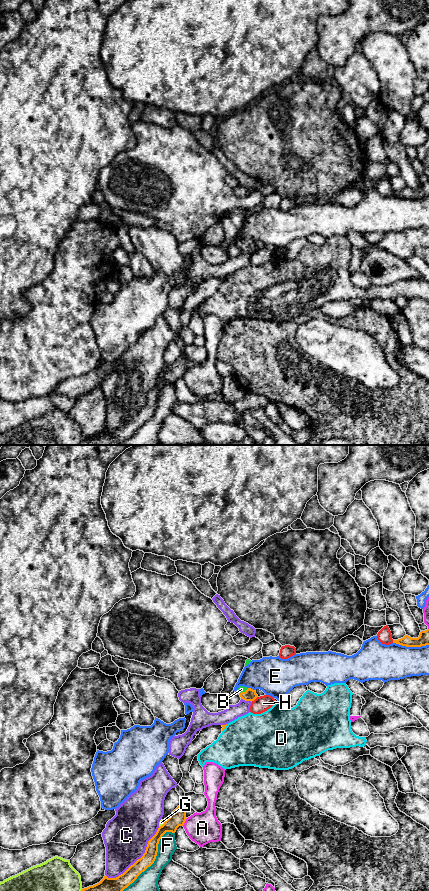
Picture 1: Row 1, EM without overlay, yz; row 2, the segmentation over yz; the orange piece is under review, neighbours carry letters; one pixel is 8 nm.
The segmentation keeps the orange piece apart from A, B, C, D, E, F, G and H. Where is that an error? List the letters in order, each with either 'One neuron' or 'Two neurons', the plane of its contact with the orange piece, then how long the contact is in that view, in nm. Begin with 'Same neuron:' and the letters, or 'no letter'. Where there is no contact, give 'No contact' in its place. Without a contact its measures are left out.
Same neuron: B
A: Two neurons. Touches orange in yz. Shared border 80 nm
B: One neuron. Touches orange in yz. Shared border 90 nm
C: Two neurons. Touches orange in yz. Shared border 600 nm
D: Two neurons. Touches orange in yz. Shared border 80 nm
E: Two neurons. Touches orange in yz. Shared border 280 nm
F: Two neurons. Touches orange in yz. Shared border 650 nm
G: Two neurons. Touches orange in yz. Shared border 60 nm
H: Two neurons. Touches orange in yz. Shared border 70 nm

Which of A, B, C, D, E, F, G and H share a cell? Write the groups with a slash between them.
A / B / C / D / E / F / G / H

